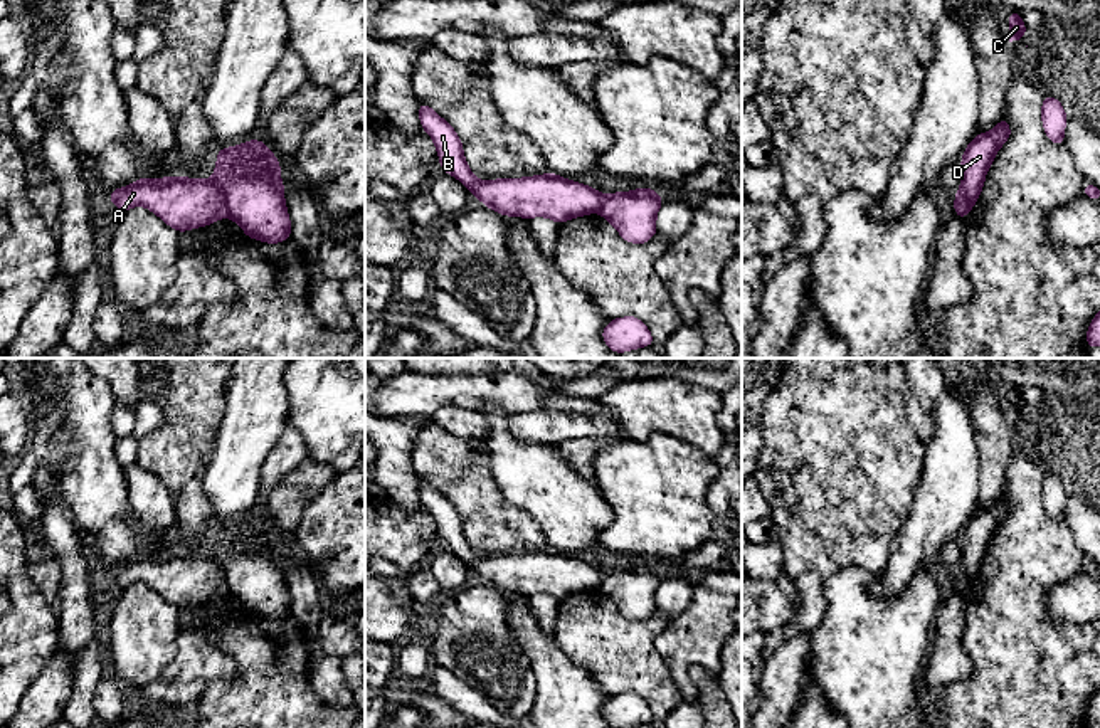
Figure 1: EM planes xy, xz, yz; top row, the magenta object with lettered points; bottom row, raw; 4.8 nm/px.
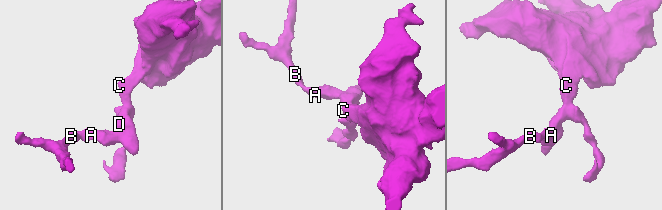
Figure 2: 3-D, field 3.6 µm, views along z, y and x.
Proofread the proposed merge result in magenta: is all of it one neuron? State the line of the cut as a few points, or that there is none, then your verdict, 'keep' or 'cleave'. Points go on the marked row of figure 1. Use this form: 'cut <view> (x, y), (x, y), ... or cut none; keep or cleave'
cut xy (211, 180), (222, 194), (229, 216); cleave

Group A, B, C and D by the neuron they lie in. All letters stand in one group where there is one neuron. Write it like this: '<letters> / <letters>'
A B / C D

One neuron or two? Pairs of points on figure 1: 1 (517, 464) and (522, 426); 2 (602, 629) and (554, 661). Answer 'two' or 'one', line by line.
1: two
2: two

